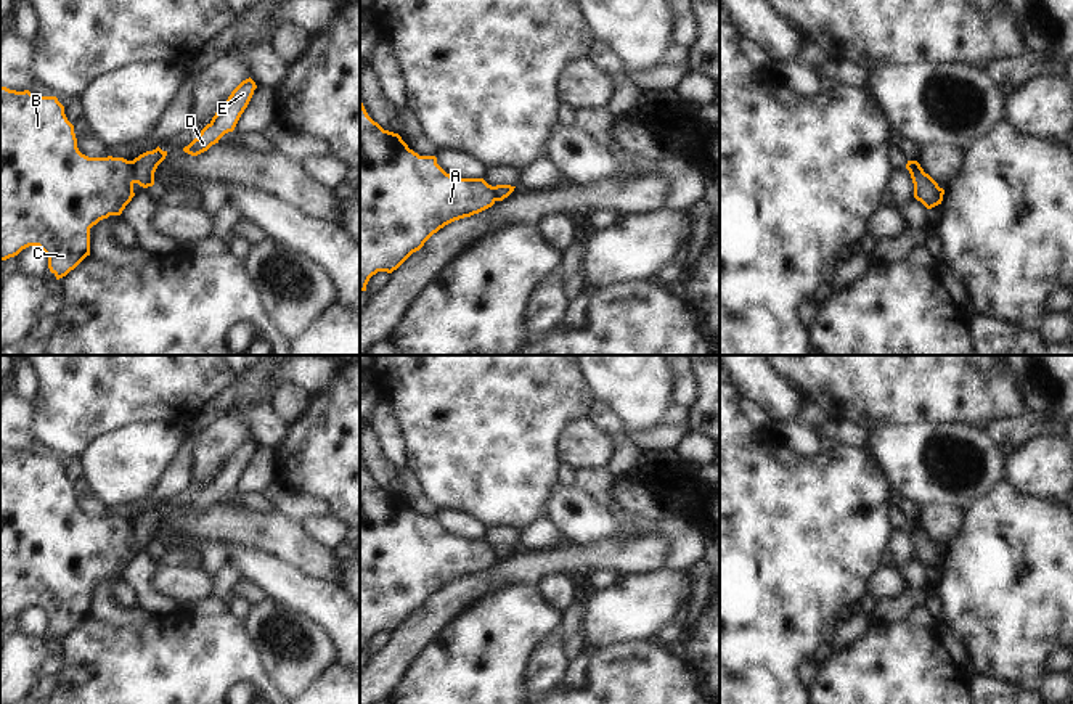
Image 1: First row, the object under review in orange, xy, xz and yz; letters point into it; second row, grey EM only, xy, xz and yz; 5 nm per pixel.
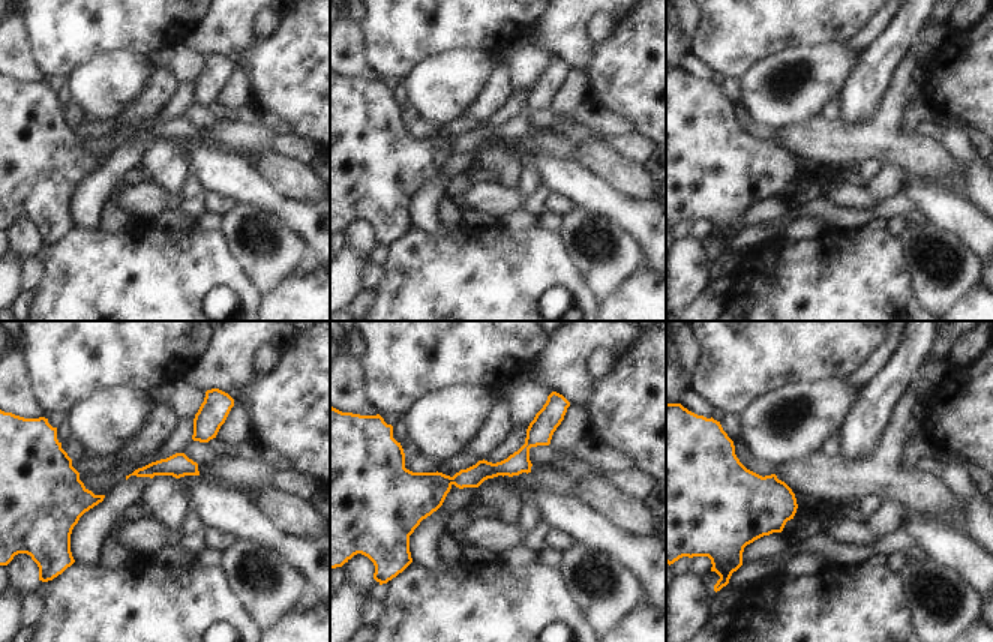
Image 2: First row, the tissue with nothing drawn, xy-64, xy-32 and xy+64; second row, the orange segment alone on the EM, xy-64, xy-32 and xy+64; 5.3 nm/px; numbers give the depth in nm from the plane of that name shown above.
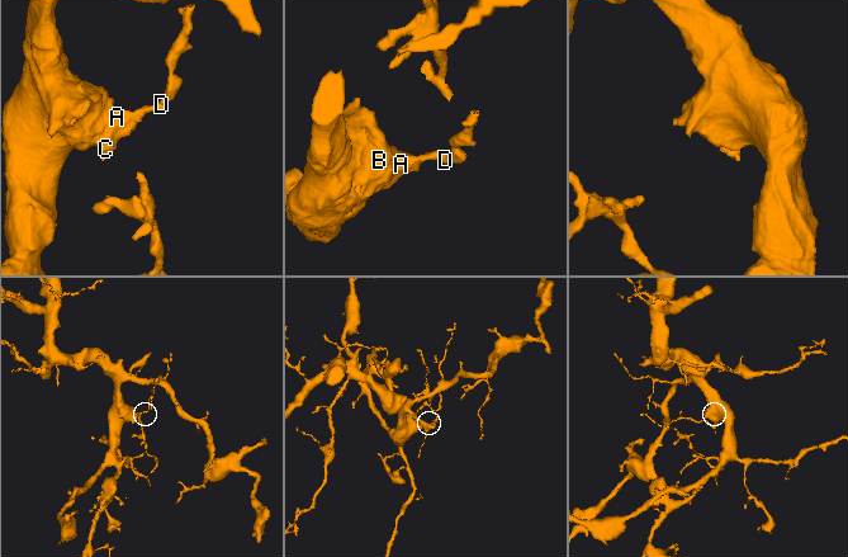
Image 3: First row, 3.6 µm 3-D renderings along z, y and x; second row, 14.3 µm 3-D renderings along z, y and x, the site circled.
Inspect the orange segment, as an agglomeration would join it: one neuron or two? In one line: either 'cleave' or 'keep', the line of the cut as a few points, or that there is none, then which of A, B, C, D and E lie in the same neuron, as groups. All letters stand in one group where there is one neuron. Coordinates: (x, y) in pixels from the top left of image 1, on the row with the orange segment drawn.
cleave; cut in xy along (130, 161), (135, 182); A B C / D E

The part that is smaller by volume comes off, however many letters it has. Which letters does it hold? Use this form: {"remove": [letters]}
{"remove": ["D", "E"]}

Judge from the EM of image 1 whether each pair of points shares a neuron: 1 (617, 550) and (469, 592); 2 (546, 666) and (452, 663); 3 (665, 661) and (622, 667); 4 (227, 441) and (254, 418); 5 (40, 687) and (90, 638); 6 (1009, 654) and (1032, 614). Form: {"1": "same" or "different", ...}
{"1": "same", "2": "different", "3": "same", "4": "different", "5": "different", "6": "same"}

